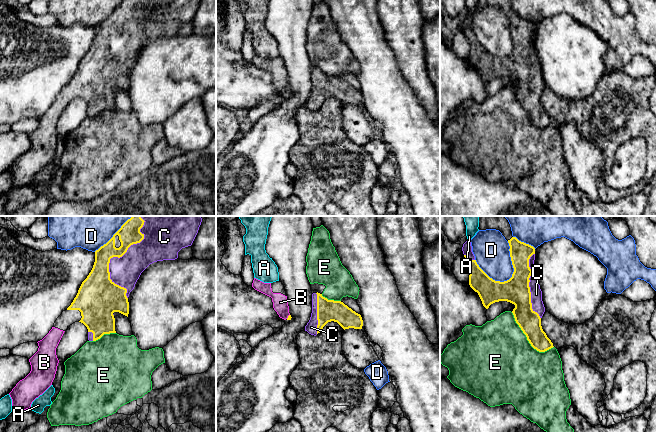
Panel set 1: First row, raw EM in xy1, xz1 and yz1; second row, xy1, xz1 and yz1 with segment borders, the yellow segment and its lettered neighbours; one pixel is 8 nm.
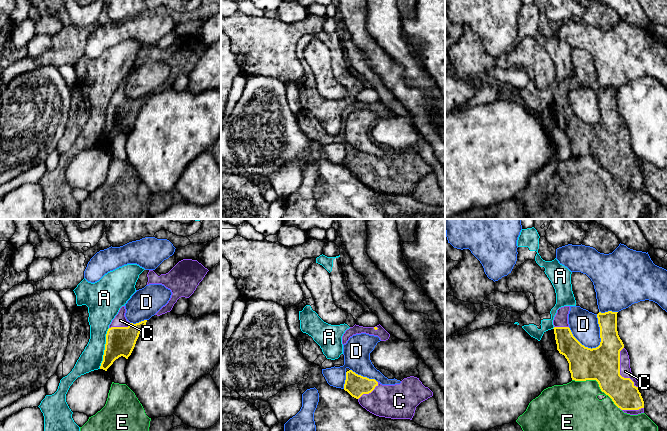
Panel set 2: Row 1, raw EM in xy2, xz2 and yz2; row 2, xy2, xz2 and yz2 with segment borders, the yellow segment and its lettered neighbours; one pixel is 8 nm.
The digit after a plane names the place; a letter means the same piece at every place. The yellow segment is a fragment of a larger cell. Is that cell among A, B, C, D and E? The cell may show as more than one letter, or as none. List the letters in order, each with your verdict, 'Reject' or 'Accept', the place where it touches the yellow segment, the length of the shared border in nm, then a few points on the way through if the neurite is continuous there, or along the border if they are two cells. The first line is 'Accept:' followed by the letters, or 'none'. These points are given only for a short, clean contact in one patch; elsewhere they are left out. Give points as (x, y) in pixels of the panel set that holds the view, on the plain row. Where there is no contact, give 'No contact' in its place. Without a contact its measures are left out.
Accept: B, C
A: Reject. Touches yellow at xy2 (105, 124). Shared border 340 nm
B: Accept. Touches yellow at xz1 (288, 92). Shared border 50 nm. Path across: xz1 (289, 93), (288, 92), (282, 86), (280, 78)
C: Accept. Touches yellow at xy1 (112, 33). Shared border 600 nm
D: Reject. Touches yellow at yz1 (513, 43). Shared border 340 nm
E: Reject. Touches yellow at yz1 (527, 115). Shared border 440 nm

